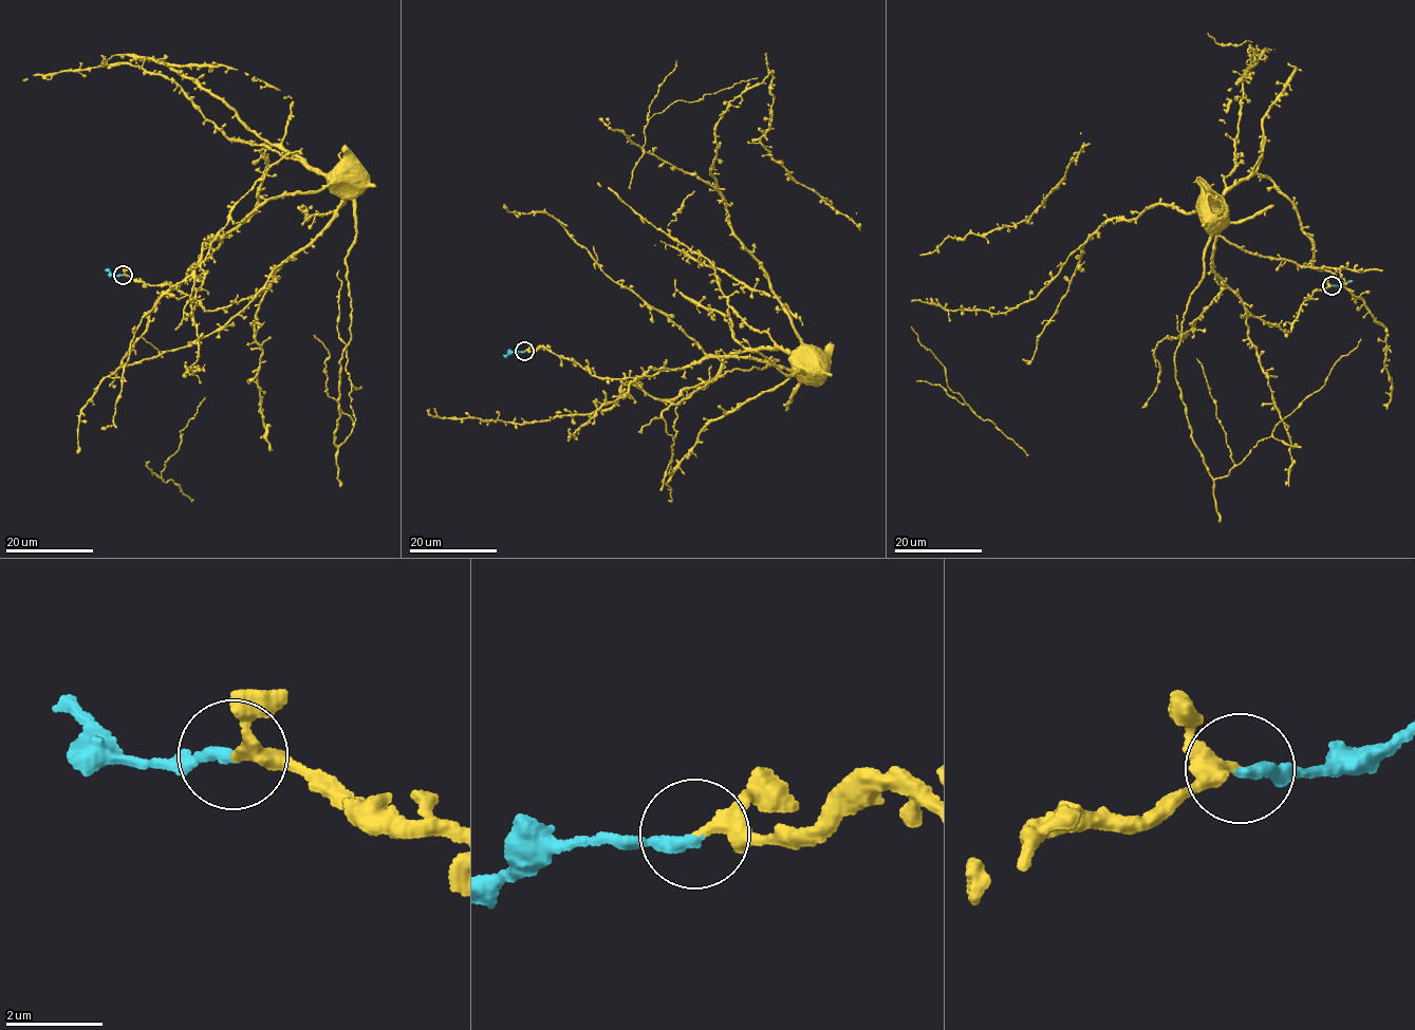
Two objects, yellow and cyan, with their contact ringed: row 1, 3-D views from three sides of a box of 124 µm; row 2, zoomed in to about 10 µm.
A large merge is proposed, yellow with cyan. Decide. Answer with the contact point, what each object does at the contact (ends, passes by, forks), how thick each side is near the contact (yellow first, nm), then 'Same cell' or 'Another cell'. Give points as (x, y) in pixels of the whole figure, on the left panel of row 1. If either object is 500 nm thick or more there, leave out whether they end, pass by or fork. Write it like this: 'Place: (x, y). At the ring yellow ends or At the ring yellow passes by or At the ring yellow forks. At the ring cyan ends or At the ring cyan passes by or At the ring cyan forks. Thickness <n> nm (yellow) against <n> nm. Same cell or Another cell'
Place: (123, 275). At the ring yellow passes by. At the ring cyan ends. Thickness 190 nm (yellow) against 280 nm. Same cell

